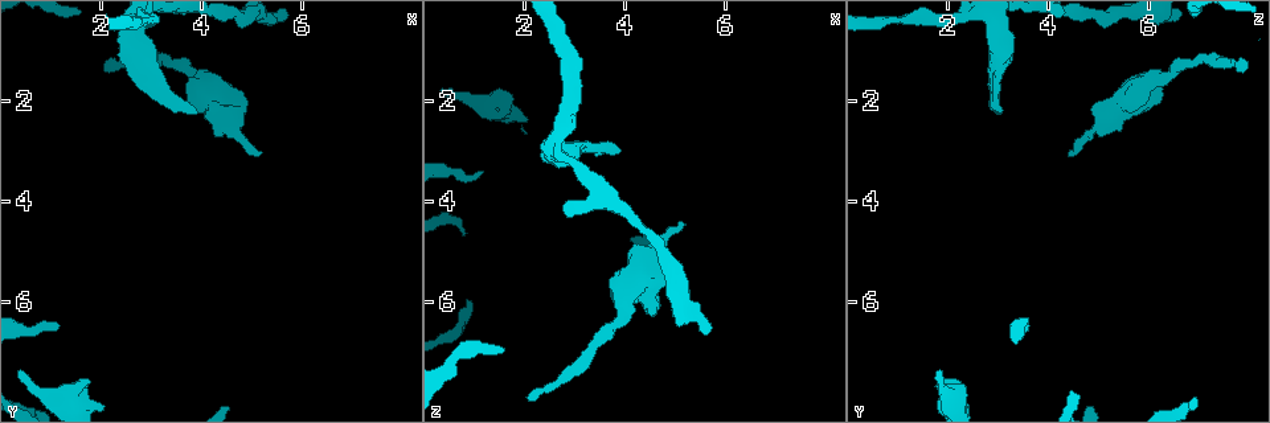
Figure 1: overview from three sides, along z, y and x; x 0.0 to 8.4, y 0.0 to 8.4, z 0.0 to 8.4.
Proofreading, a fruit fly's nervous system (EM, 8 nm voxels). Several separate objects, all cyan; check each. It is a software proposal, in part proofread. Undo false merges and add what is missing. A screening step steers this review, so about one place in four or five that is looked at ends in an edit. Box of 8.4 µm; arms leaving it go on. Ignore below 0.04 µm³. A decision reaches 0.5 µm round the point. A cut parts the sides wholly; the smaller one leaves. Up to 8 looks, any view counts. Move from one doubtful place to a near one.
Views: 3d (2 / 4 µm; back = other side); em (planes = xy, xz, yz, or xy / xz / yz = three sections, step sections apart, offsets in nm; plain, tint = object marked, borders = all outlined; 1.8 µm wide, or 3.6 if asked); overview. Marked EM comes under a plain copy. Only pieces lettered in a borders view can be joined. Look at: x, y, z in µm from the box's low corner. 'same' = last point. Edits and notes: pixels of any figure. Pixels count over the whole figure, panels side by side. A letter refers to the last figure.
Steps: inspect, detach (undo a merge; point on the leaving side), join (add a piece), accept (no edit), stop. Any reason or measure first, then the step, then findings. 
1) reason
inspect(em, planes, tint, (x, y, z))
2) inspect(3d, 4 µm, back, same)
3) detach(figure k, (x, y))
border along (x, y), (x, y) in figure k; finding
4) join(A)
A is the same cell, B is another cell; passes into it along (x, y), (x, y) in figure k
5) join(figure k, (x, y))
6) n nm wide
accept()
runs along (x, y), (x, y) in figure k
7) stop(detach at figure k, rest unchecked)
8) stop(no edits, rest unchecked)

end of a long branch
inspect(em, xz, step 16, tint, (2.10, 1.40, 7.95))

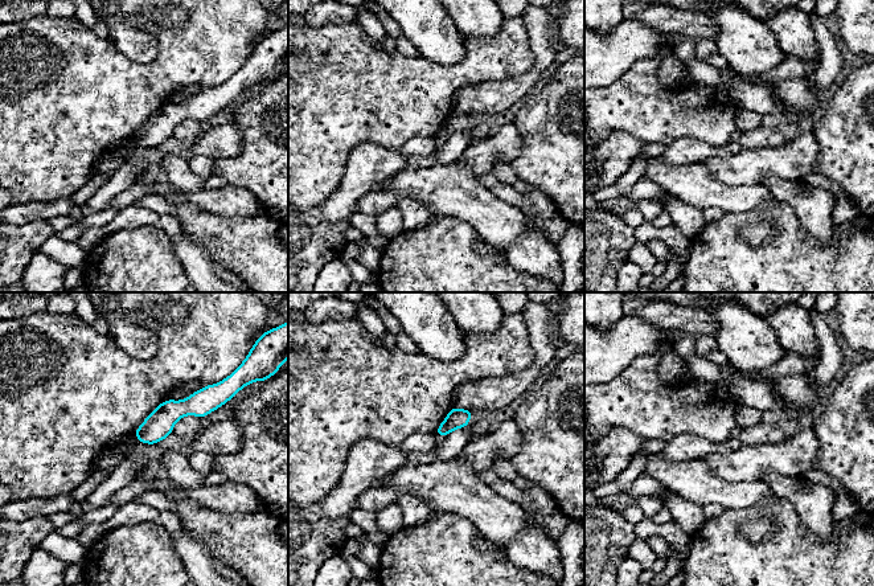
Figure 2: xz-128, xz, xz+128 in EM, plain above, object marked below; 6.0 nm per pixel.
cut it another way
inspect(em, planes, borders, same)

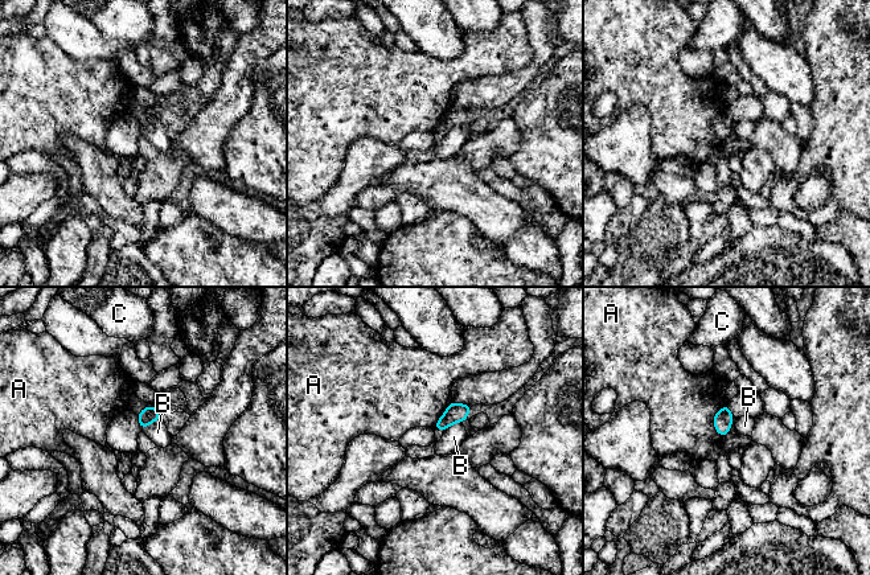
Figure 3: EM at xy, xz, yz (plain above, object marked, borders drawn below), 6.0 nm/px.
100 nm wide; A touches over 220 nm
accept()
A, B and C are other cells; no lettered piece goes on from it

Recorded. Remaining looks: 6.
branch stops here
inspect(em, planes, borders, (3.90, 2.20, 3.05))

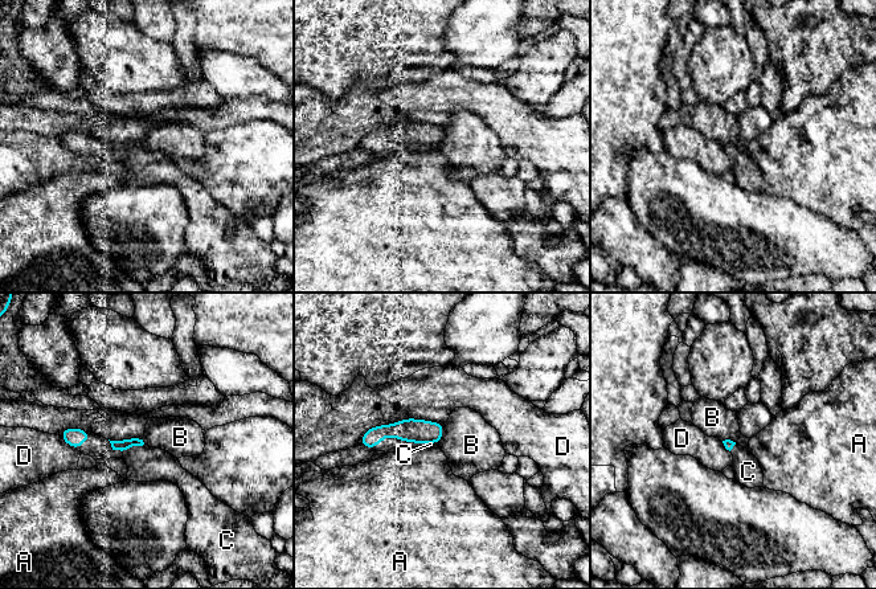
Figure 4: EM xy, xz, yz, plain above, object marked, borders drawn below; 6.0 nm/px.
D touches over 500 nm
join(C)
C is the same cell, A, B and D are other cells; passes into it along (123, 445), (132, 445), (144, 463) in figure 4; it goes on there

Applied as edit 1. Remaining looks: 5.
branch stops here
inspect(3d, 2 µm, (5.15, 3.10, 4.35))

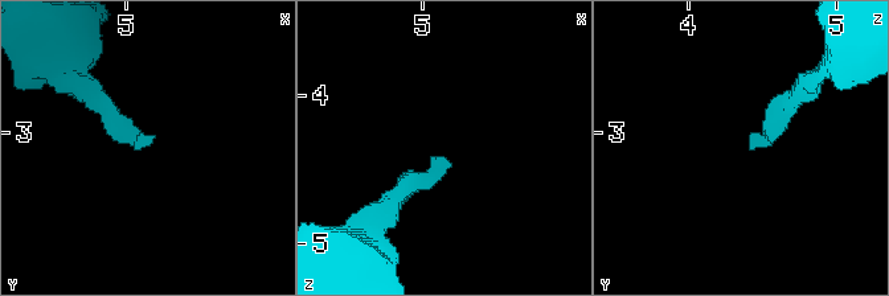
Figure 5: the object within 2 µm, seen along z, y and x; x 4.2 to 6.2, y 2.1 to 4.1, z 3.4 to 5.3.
need the tissue
inspect(em, yz, step 4, tint, (5.12, 3.06, 4.38))

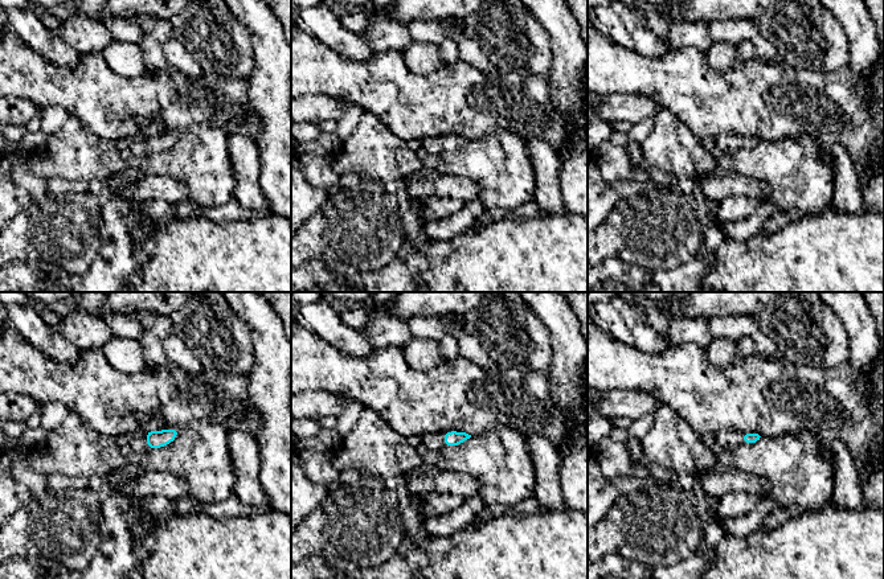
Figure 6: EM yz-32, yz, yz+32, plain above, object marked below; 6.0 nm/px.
another direction
inspect(em, planes, borders, same)

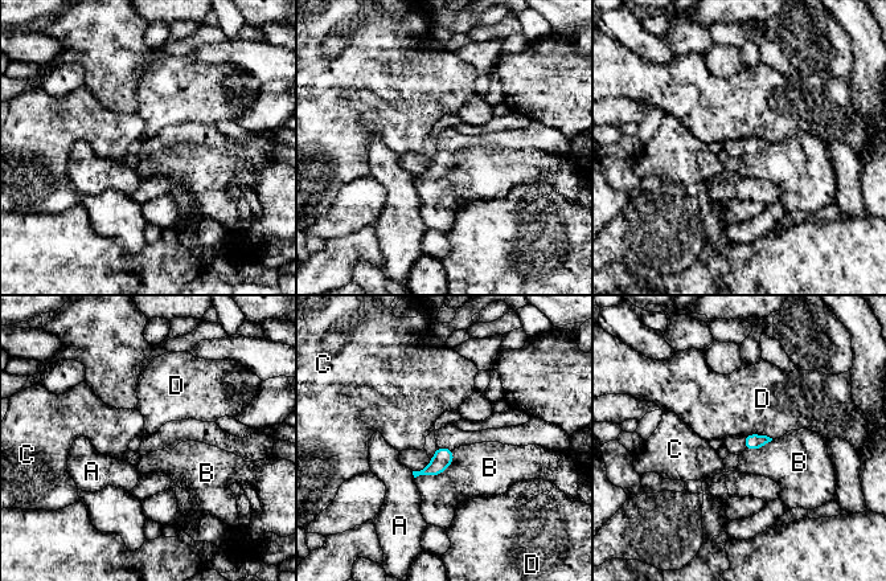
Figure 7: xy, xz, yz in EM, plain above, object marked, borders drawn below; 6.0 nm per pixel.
B touches over 280 nm
accept()
A, B, C and D are other cells; border along (452, 450), (441, 473), (415, 478) in figure 7; no lettered piece goes on from it

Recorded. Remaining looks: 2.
stop(join at figure 4, rest unchecked)

